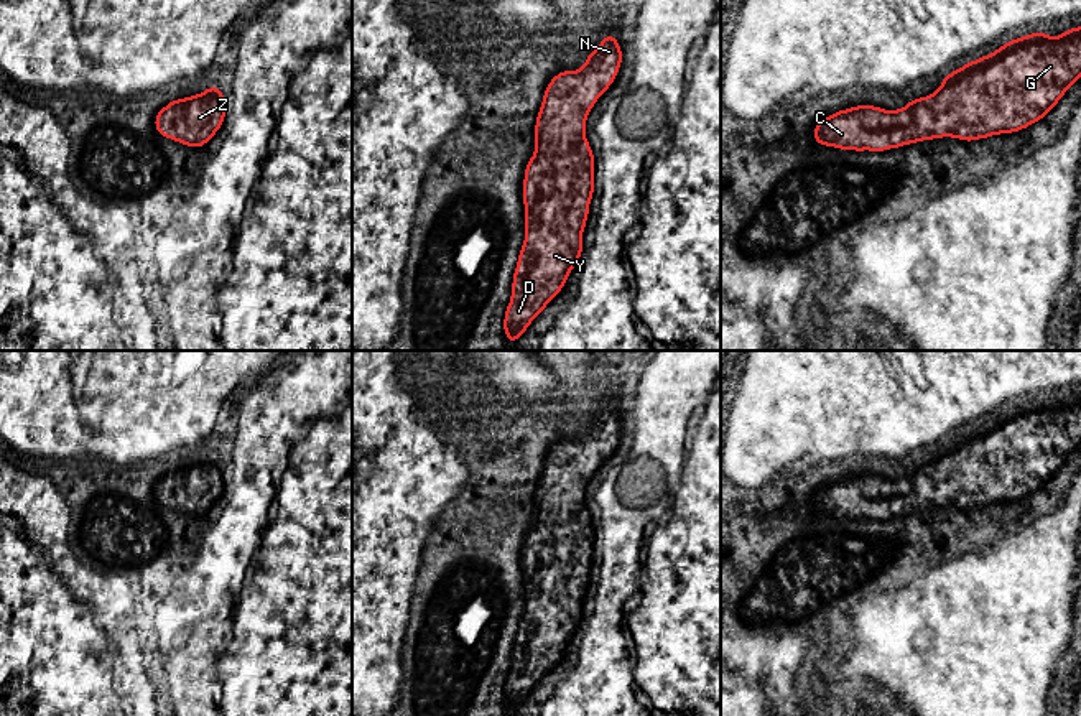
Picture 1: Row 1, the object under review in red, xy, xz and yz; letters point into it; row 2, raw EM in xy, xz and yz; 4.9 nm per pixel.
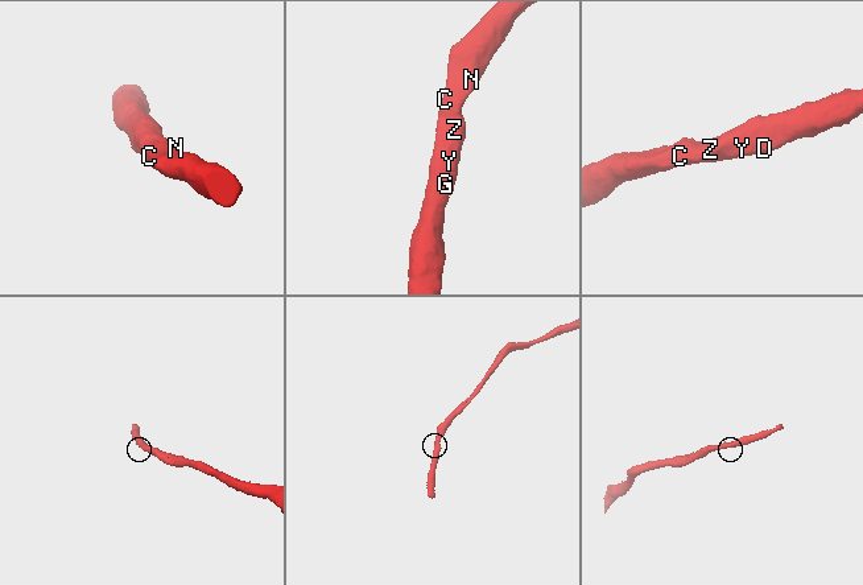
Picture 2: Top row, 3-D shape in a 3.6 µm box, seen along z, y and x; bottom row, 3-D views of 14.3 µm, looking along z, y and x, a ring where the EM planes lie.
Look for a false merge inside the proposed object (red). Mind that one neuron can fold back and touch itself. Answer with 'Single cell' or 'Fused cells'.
Single cell

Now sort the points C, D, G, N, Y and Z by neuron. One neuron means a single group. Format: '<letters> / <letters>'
C D G N Y Z

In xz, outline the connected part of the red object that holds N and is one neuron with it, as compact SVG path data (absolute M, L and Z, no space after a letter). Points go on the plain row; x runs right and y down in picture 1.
M607 402L578 439L559 439L546 454L535 491L535 523L523 546L525 609L513 640L512 667L503 685L503 701L515 711L531 690L561 662L571 639L582 624L582 601L594 566L596 527L586 509L586 489L599 466L619 443L624 421Z

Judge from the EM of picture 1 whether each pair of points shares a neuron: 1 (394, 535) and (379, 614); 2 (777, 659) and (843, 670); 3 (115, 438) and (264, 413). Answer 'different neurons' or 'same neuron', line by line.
1: same neuron
2: different neurons
3: different neurons

